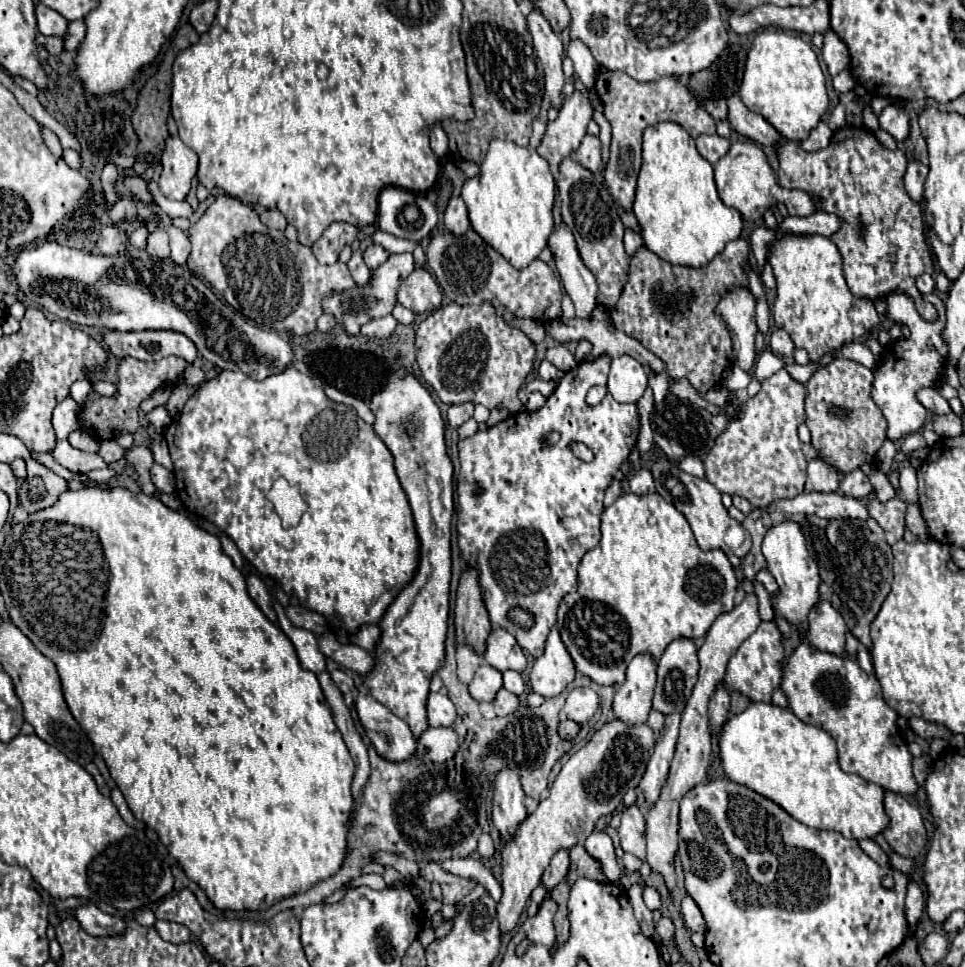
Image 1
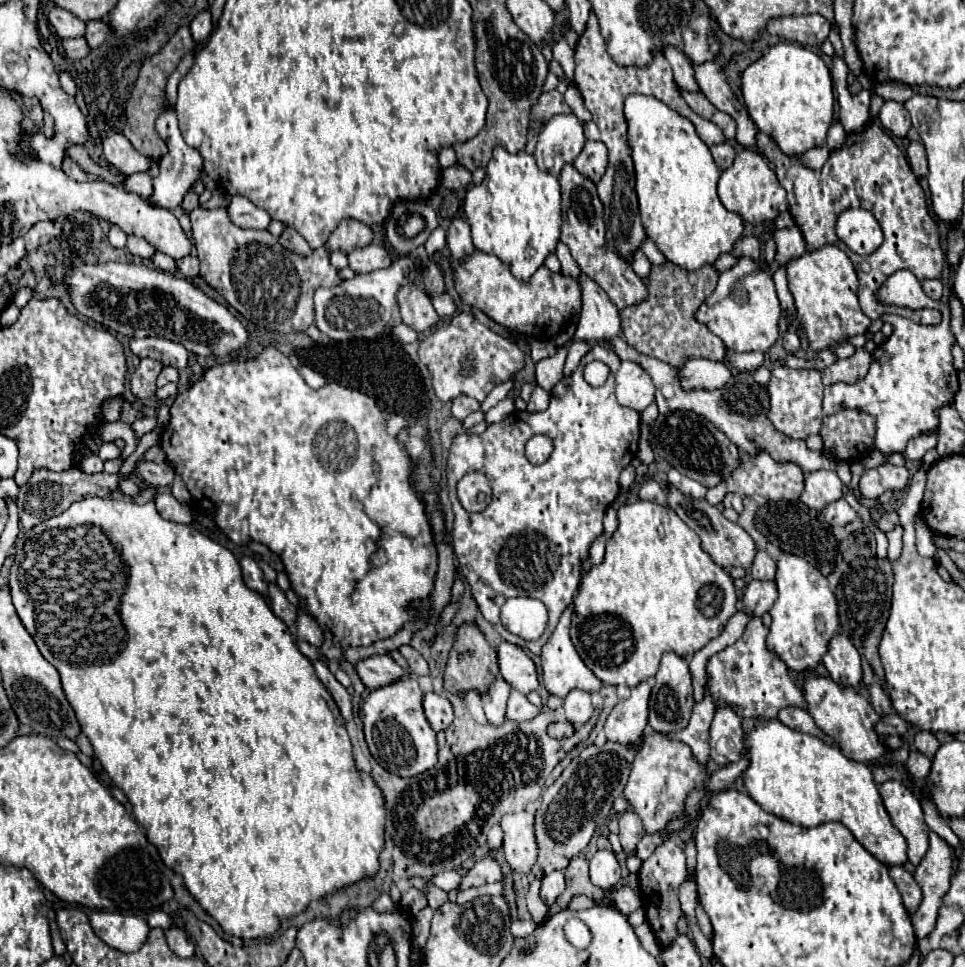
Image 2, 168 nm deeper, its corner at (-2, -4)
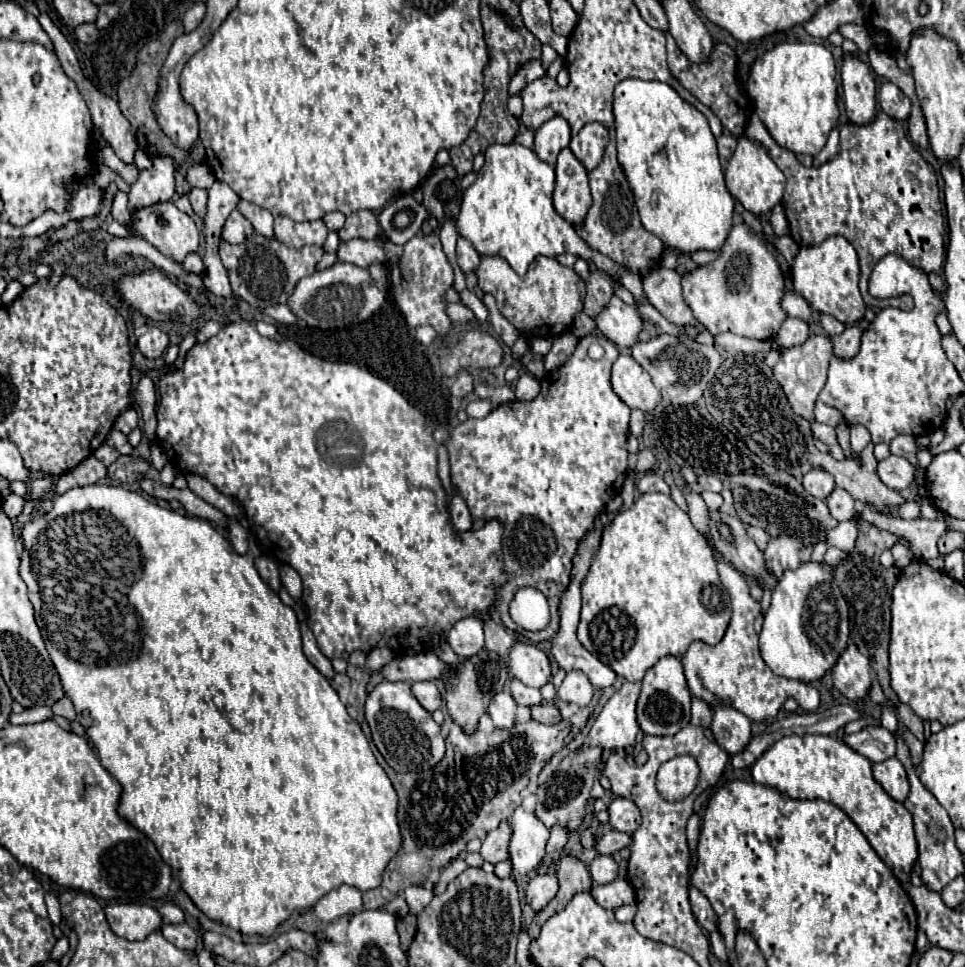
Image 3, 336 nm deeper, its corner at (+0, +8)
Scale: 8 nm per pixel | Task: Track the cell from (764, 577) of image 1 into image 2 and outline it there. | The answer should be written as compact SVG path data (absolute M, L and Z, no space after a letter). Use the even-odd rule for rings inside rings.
M765 550L757 552L755 562L751 566L751 576L753 580L763 580L763 582L771 582L775 578L775 560Z

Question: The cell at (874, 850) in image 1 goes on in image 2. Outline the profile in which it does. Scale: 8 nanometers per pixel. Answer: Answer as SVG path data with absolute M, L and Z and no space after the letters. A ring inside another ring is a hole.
M889 866L889 876L895 880L895 884L903 896L903 904L905 904L907 912L913 914L922 901L922 891L917 886L913 874L903 870L901 866Z

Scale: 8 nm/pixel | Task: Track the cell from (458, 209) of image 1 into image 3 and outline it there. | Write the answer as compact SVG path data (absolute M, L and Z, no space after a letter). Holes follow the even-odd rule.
M459 238L459 242L457 242L457 264L461 266L461 270L463 272L475 272L479 262L481 262L481 256L471 246L471 242L465 238Z

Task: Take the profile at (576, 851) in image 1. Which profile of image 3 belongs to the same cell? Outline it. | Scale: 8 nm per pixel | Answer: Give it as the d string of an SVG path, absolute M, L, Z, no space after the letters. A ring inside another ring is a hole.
M563 856L559 860L557 866L557 880L559 880L559 892L557 896L541 910L537 912L533 924L529 926L529 936L531 940L535 940L539 936L541 926L559 910L563 910L563 906L567 906L567 902L577 894L577 892L589 892L591 890L591 876L585 868L585 864L573 856Z

